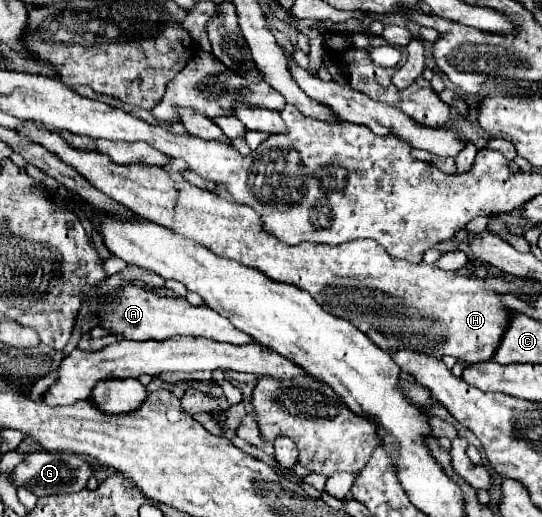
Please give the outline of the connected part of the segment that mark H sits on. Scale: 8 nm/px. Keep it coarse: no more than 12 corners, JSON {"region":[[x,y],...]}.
{"region":[[16,131],[144,219],[308,291],[390,353],[488,361],[500,277],[288,245],[180,173]]}

